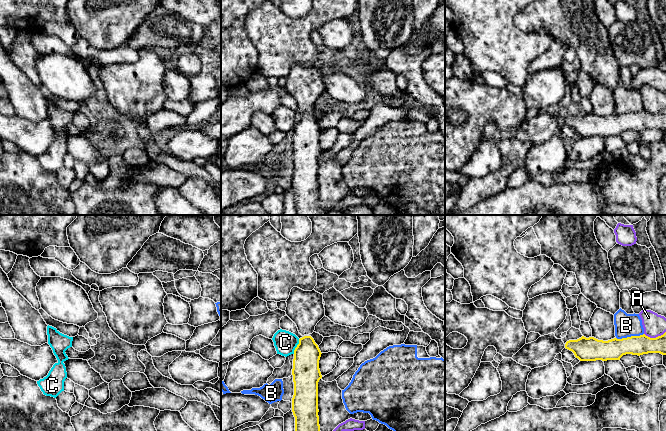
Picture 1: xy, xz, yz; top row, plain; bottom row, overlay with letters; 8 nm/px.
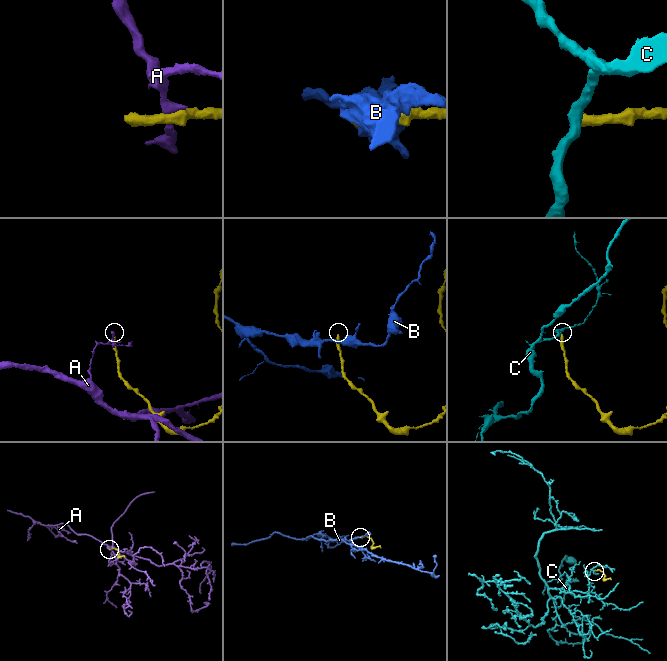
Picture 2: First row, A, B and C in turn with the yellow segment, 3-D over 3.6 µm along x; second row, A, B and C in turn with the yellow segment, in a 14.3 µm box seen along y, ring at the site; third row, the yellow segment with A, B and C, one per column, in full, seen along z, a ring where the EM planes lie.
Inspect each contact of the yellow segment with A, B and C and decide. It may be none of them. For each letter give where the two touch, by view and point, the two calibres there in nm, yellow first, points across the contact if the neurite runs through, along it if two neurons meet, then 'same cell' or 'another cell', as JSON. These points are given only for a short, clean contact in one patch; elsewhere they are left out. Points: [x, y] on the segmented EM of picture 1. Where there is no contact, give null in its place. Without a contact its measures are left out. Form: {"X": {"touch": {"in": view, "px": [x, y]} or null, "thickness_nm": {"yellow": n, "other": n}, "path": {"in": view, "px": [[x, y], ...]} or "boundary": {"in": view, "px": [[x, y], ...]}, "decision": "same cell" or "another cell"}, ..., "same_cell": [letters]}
{"A": {"touch": {"in": "yz", "px": [654, 338]}, "thickness_nm": {"yellow": 160, "other": 180}, "boundary": {"in": "yz", "px": [[665, 331], [655, 337], [648, 337], [644, 334]]}, "decision": "another cell"}, "B": {"touch": {"in": "yz", "px": [629, 337]}, "thickness_nm": {"yellow": 170, "other": 190}, "boundary": {"in": "yz", "px": [[643, 333], [637, 336], [616, 338]]}, "decision": "another cell"}, "C": {"touch": {"in": "xz", "px": [297, 346]}, "thickness_nm": {"yellow": 220, "other": 190}, "boundary": {"in": "xz", "px": [[299, 339], [293, 353]]}, "decision": "another cell"}, "same_cell": []}

